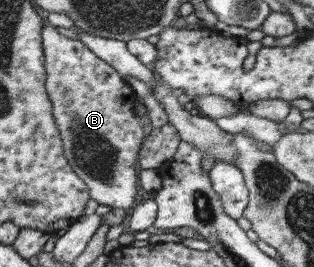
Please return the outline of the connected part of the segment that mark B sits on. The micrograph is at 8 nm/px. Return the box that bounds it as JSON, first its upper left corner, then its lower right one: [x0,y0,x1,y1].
[41,27,142,209]

